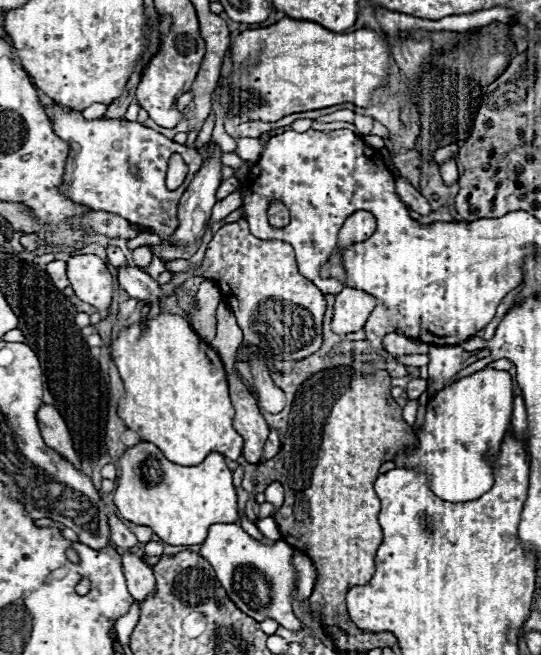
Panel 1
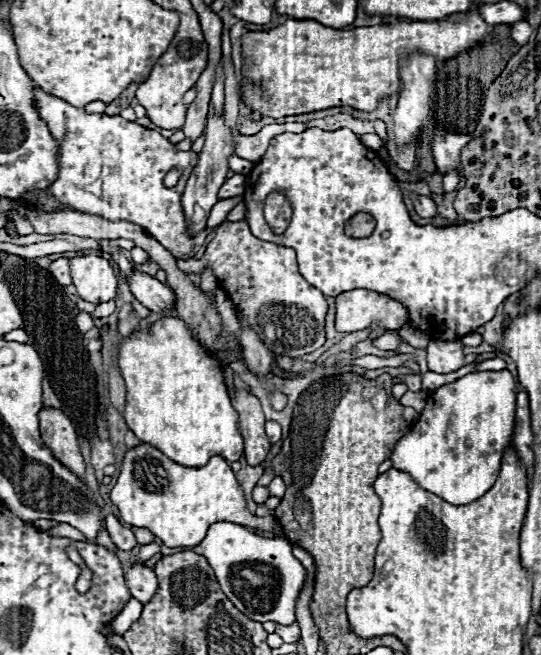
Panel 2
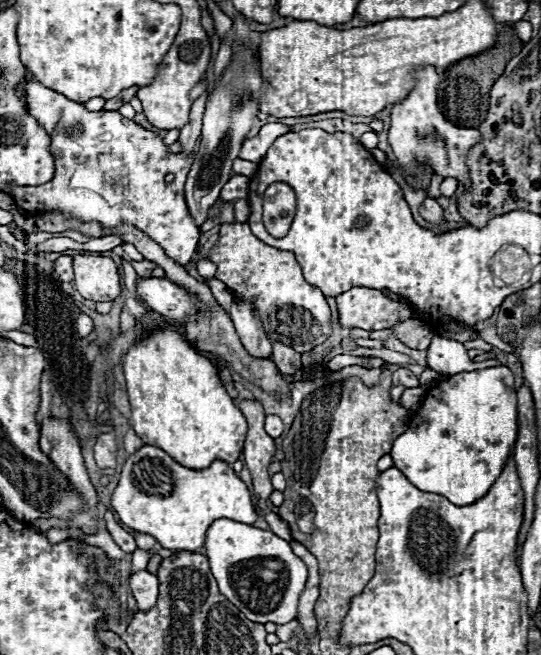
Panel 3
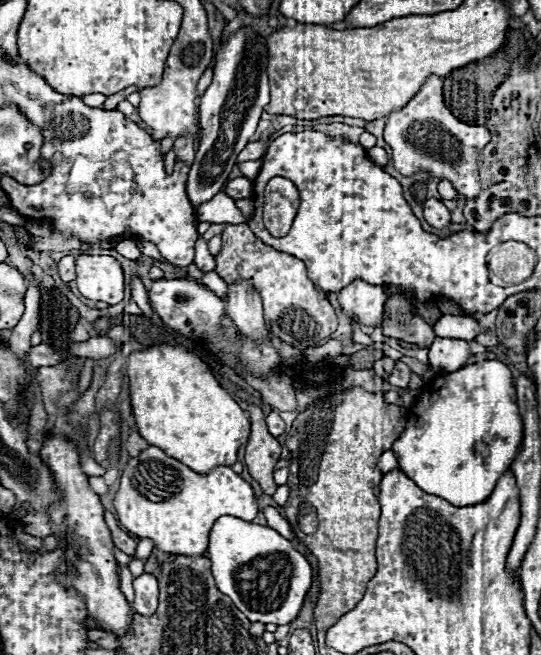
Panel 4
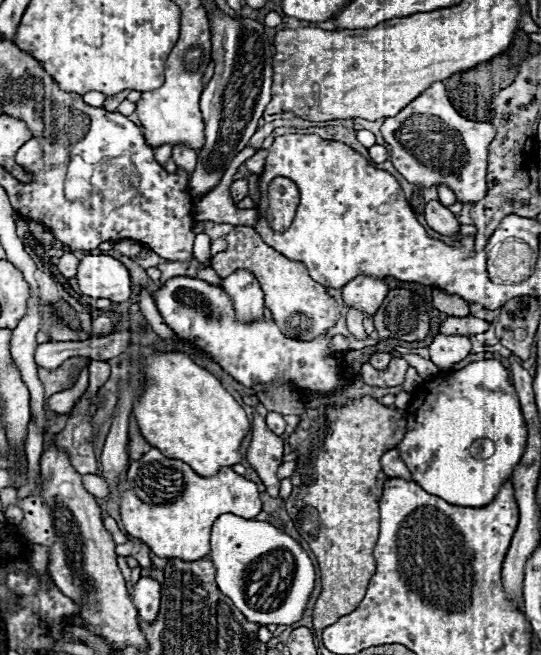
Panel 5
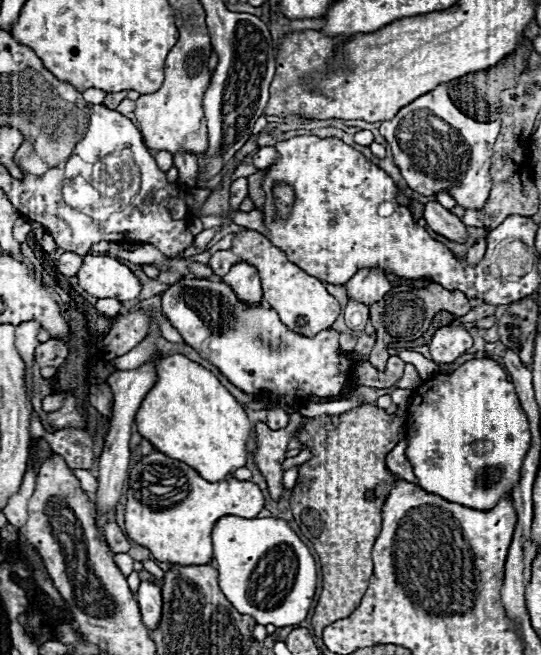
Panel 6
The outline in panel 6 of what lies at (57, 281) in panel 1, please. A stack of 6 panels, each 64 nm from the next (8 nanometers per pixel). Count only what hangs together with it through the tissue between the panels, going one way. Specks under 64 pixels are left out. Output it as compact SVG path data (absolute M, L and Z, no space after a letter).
M64 252L64 254L60 256L60 260L58 260L58 270L60 270L66 278L76 276L76 272L78 272L80 266L82 266L82 256L78 256L78 254L74 254L74 252Z

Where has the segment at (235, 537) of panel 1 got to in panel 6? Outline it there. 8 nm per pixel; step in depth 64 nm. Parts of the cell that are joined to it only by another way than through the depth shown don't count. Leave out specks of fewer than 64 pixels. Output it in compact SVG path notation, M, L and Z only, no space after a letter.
M224 516L212 530L212 544L220 590L240 614L248 614L264 626L274 624L276 628L294 626L306 618L316 592L316 564L308 546L292 532L288 522L278 518Z

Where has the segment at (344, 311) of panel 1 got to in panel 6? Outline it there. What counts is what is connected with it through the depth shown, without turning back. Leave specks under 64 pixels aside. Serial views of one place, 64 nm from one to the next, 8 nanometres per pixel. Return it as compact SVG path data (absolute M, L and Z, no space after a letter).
M364 268L356 276L350 278L350 282L346 284L346 294L354 302L372 306L380 302L380 298L384 298L390 292L390 288L392 288L390 282L380 270Z

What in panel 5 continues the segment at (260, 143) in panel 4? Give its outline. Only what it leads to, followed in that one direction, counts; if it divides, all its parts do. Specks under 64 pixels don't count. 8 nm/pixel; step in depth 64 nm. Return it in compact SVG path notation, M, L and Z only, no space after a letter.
M246 146L242 152L236 154L236 158L230 162L230 168L224 172L218 188L204 196L196 208L194 208L194 218L198 222L218 222L218 224L232 224L232 226L254 226L258 220L258 210L240 210L234 206L230 198L230 185L234 181L233 175L236 168L252 158L258 152L254 146Z

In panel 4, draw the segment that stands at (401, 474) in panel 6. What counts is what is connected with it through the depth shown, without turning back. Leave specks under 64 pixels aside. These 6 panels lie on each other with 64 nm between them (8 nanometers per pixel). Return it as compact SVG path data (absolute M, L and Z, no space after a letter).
M388 450L388 452L384 452L384 454L380 456L378 468L380 468L384 474L390 472L390 470L396 470L396 468L398 468L398 462L396 462L396 456L394 456L392 450Z

